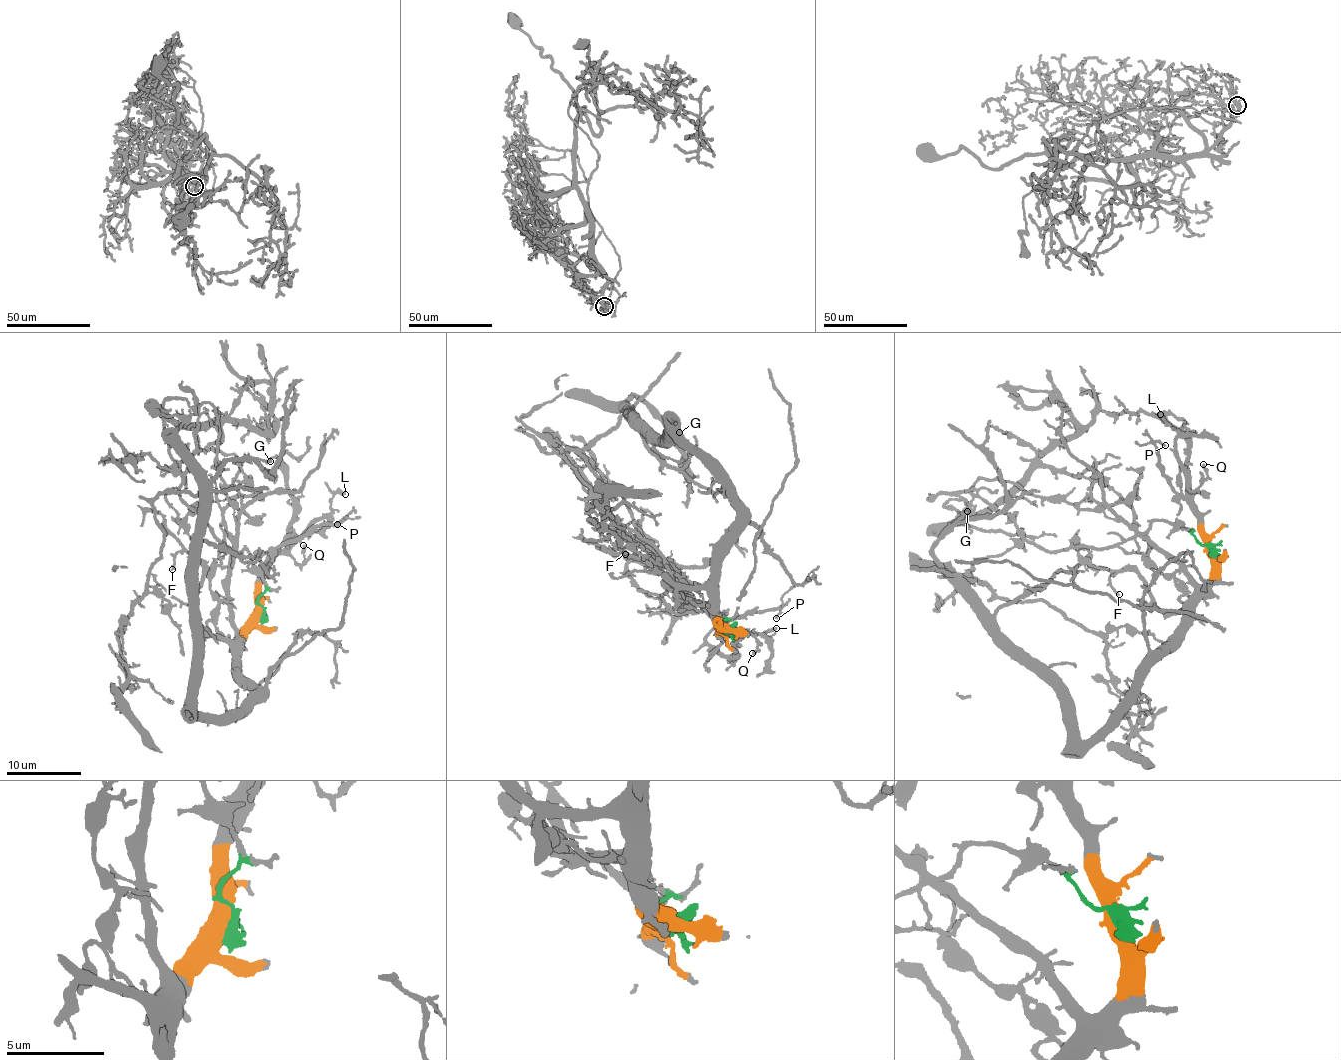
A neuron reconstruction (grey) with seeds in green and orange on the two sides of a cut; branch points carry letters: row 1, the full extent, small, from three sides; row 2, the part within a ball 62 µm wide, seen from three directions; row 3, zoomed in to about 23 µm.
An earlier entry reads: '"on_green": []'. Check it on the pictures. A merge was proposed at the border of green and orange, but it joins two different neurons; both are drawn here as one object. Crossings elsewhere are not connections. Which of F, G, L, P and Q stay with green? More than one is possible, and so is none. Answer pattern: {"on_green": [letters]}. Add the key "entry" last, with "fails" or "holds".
{"on_green": [], "entry": "holds"}

